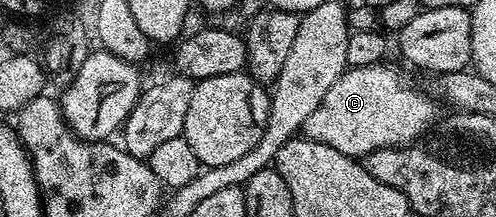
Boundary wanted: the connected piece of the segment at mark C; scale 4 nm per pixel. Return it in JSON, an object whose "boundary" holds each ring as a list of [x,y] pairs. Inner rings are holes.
{"boundary":[[[386,65],[345,69],[325,93],[316,110],[304,120],[301,133],[314,142],[336,148],[336,152],[344,152],[344,156],[359,160],[378,150],[415,145],[439,117],[434,107],[435,99],[409,86],[405,76],[396,67]]]}

